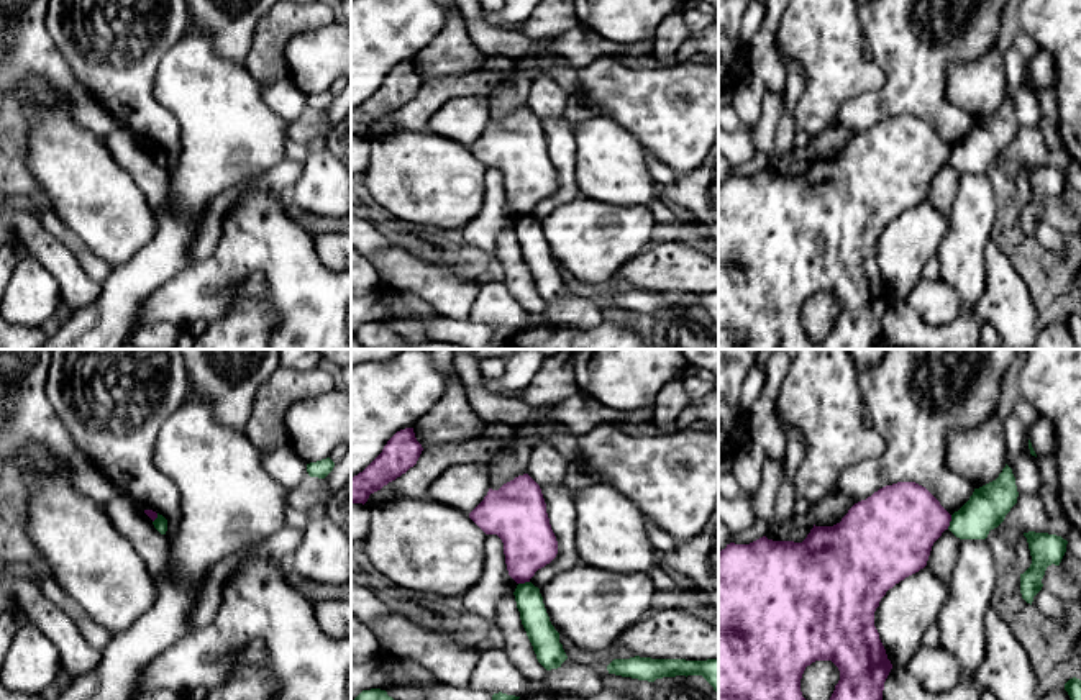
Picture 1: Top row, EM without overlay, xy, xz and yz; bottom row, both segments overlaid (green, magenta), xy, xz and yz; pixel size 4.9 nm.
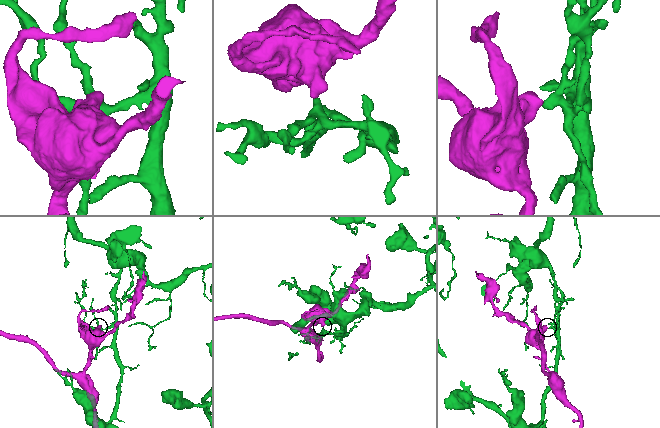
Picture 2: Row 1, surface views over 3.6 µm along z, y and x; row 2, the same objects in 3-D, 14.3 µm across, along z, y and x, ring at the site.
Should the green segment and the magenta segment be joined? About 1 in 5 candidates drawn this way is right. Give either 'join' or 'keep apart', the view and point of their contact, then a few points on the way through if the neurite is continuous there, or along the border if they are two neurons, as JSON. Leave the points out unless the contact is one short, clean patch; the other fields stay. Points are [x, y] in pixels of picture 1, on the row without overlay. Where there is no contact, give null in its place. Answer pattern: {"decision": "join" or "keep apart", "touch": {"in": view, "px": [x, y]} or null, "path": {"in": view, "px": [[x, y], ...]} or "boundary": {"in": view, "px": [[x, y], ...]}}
{"decision": "keep apart", "touch": {"in": "yz", "px": [950, 154]}, "boundary": {"in": "yz", "px": [[952, 148], [947, 161]]}}

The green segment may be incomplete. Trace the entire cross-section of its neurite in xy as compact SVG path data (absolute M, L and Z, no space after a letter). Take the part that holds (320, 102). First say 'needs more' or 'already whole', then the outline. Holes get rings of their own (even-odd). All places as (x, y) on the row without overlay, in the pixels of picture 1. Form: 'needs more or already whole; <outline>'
already whole; M326 90L317 95L310 95L307 97L307 105L310 110L318 110L318 111L325 111L335 100L335 95Z

